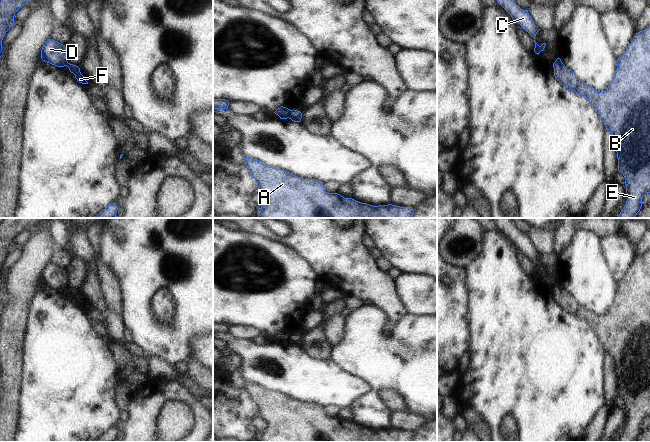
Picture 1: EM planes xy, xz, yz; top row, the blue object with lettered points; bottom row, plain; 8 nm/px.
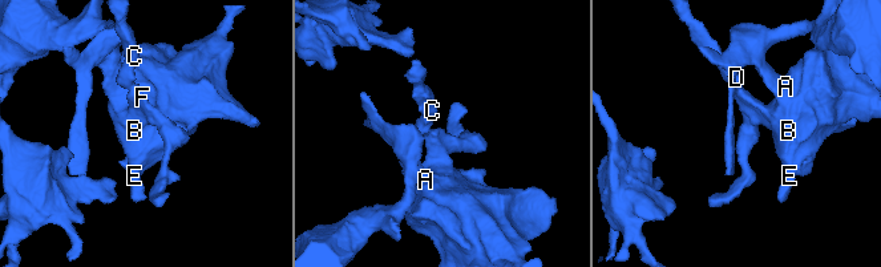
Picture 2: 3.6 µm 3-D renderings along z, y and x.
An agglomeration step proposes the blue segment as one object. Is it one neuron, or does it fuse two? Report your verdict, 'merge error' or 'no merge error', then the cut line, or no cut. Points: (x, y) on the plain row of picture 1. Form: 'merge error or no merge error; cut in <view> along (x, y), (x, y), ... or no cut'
merge error; cut in xz along (291, 334), (287, 341)

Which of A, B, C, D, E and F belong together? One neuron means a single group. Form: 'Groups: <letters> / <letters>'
Groups: A B E F / C D

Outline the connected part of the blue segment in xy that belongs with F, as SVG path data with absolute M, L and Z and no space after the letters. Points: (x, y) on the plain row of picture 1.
M68 287L66 290L69 292L70 296L75 299L75 302L77 303L79 307L88 308L85 301L81 298L80 292L78 290L70 288L70 287Z

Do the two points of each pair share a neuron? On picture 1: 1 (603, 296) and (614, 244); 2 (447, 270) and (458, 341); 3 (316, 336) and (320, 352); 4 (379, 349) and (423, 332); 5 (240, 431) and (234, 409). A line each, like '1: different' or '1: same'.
1: different
2: same
3: same
4: same
5: same

